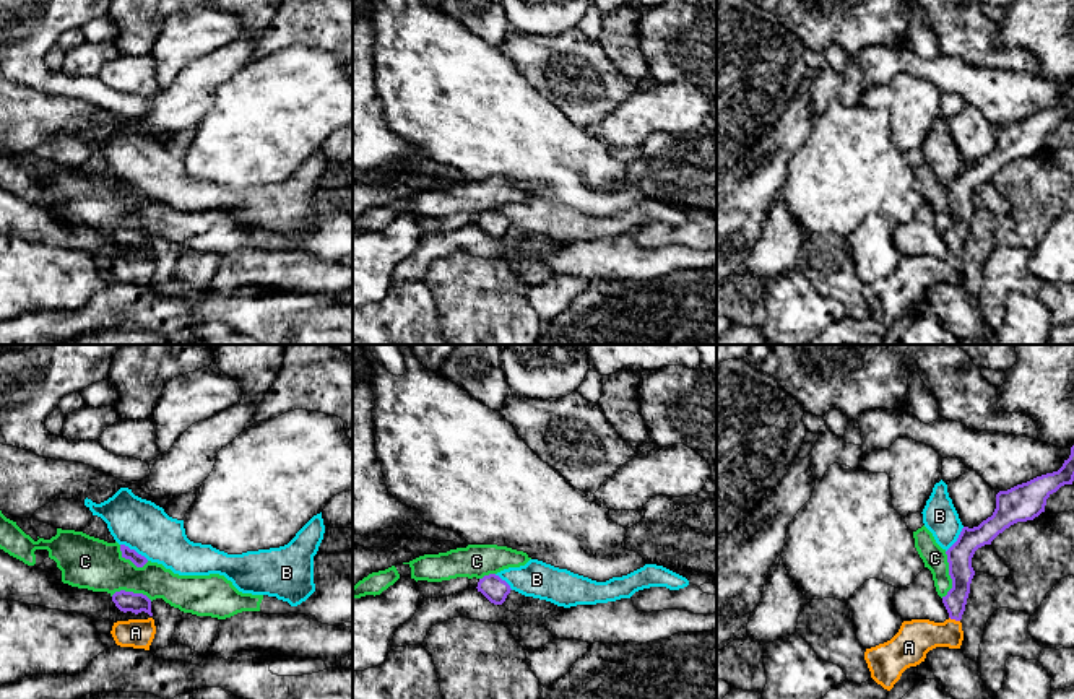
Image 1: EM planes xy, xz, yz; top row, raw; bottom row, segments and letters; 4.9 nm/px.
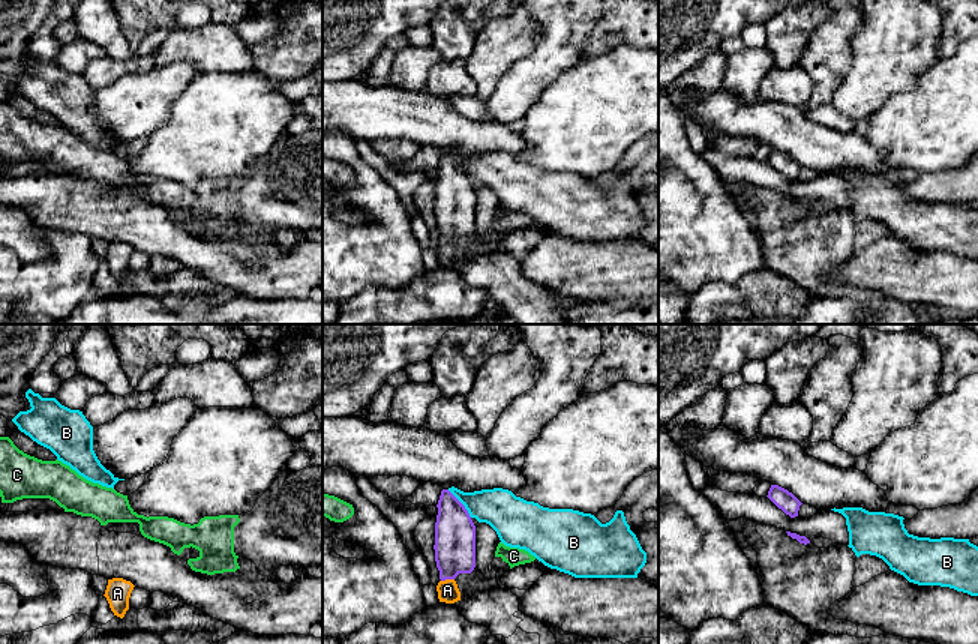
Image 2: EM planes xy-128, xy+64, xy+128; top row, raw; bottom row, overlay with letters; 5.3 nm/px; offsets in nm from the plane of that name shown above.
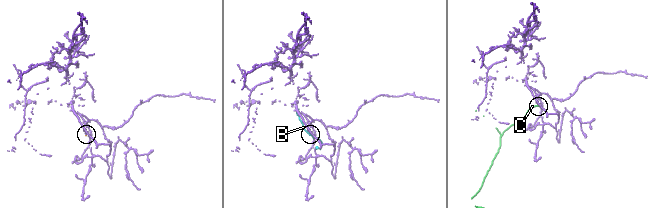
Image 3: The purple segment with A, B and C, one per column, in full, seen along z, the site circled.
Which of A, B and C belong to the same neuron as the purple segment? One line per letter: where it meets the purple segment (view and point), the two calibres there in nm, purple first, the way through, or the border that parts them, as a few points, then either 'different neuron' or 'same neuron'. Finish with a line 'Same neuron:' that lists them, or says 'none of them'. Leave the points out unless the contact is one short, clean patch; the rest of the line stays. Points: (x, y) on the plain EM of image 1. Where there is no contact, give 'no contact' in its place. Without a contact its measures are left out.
A: meets purple in yz at (954, 254); 120 nm thick on the purple side, 180 nm on the other; runs through yz (961, 207), (954, 254), (939, 270), (915, 273); same neuron
B: meets purple in xy at (134, 186); 60 nm thick on the purple side, 260 nm on the other; border along xy (121, 179), (148, 195); different neuron
C: meets purple in yz at (949, 210); 130 nm thick on the purple side, 120 nm on the other; border along yz (944, 187), (951, 225), (941, 233); different neuron
Same neuron: A

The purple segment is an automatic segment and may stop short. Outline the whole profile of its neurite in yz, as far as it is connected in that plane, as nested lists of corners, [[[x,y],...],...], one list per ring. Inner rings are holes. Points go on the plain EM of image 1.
[[[1074,81],[1058,107],[1037,112],[996,130],[996,145],[978,163],[964,163],[957,177],[946,187],[952,224],[942,232],[949,249],[944,258],[929,255],[903,257],[899,268],[887,278],[866,284],[864,296],[871,307],[866,319],[845,315],[808,345],[882,345],[889,327],[902,309],[925,297],[936,283],[960,284],[964,276],[962,250],[970,219],[975,211],[975,187],[1017,158],[1027,158],[1045,148],[1046,135],[1064,120],[1074,117]]]

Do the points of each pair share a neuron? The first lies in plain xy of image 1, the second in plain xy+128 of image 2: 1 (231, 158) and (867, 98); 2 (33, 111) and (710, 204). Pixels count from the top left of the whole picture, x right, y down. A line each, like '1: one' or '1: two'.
1: two
2: two

